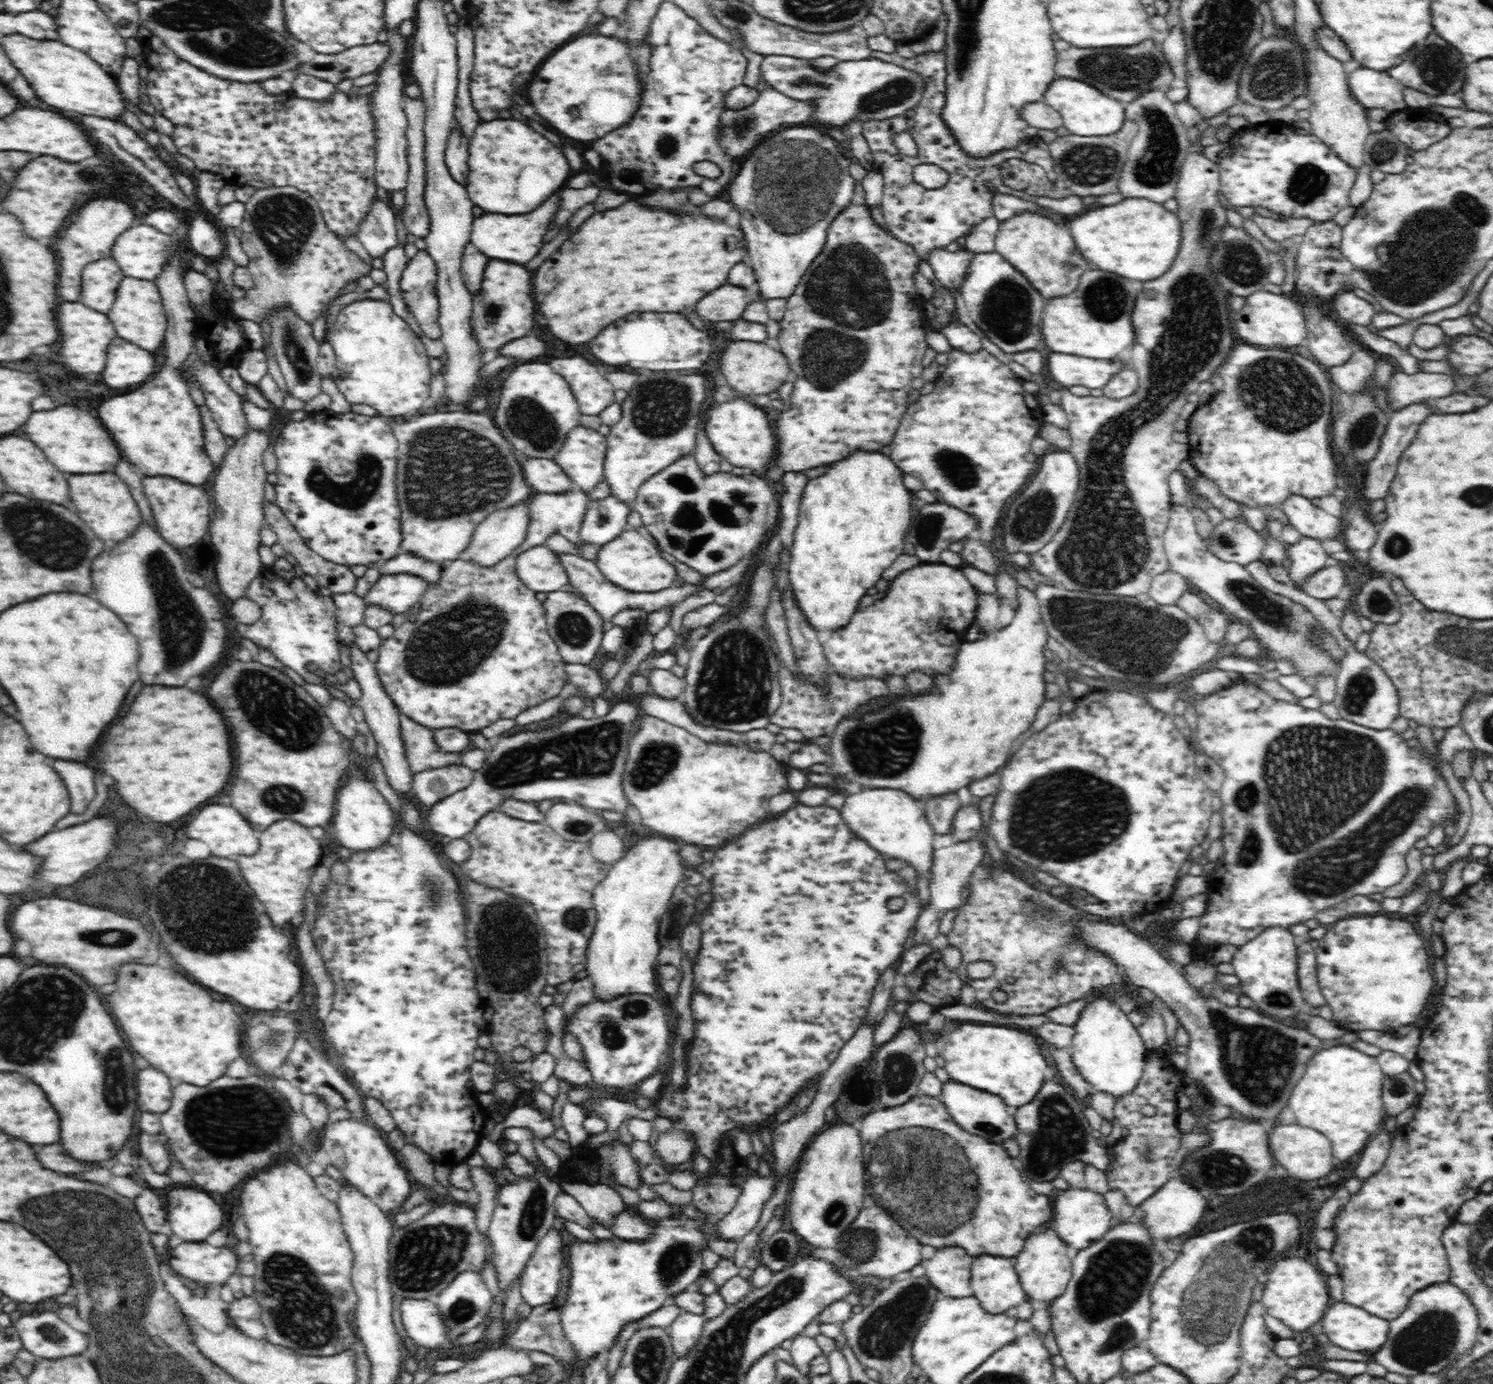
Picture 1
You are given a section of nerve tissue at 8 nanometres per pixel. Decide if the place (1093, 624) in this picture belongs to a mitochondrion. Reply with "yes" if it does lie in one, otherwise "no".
yes

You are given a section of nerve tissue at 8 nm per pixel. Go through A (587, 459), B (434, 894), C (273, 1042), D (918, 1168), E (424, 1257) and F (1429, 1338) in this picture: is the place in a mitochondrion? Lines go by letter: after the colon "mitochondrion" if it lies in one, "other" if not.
A: other
B: mitochondrion
C: mitochondrion
D: mitochondrion
E: mitochondrion
F: mitochondrion

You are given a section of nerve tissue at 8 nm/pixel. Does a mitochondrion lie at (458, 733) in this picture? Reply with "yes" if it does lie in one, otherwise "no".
no

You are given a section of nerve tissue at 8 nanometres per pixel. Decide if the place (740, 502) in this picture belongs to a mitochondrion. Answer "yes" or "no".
yes

